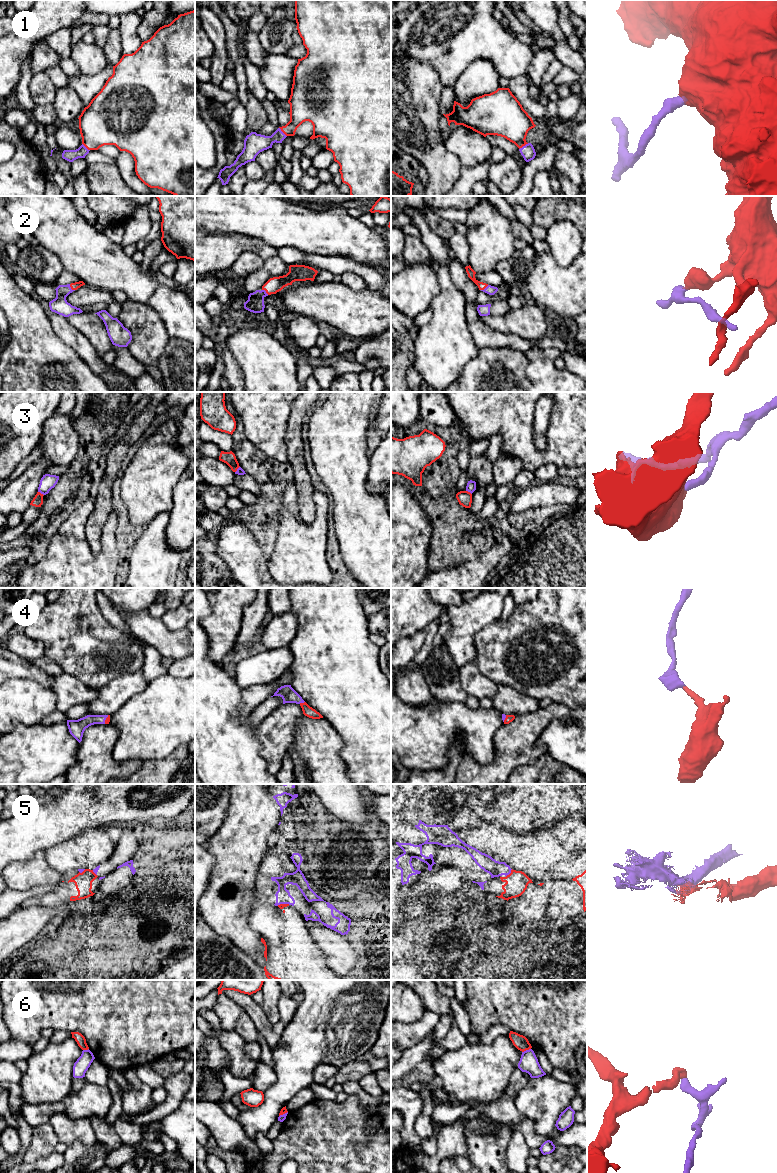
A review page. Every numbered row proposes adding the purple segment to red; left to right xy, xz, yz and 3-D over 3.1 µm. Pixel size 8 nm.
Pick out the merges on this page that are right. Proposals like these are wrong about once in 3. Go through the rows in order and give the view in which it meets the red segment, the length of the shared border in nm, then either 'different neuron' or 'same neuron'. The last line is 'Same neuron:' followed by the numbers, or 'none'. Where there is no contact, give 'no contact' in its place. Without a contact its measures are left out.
1: meets red in yz; contact 90 nm long; same neuron
2: meets red in xy; contact 70 nm long; same neuron
3: meets red in xy; contact 60 nm long; different neuron
4: meets red in xz; contact 50 nm long; same neuron
5: meets red in yz; contact 80 nm long; different neuron
6: meets red in yz; contact 80 nm long; different neuron
Same neuron: 1, 2, 4

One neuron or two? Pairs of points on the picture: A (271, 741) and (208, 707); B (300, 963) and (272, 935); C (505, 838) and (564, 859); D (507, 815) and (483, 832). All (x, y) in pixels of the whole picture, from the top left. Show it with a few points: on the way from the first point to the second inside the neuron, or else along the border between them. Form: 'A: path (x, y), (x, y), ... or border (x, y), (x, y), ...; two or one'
A: border (257, 726), (257, 739), (261, 745), (262, 756); two
B: path (291, 953), (288, 939), (282, 935); one
C: path (520, 852), (535, 853), (543, 859), (549, 859); one
D: border (492, 821), (516, 834); two

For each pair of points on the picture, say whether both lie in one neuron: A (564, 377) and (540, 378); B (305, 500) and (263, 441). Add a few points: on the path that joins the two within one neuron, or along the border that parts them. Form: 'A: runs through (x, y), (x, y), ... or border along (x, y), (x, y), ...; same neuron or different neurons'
A: runs through (558, 378), (546, 378); same neuron
B: border along (284, 436), (288, 461); different neurons

